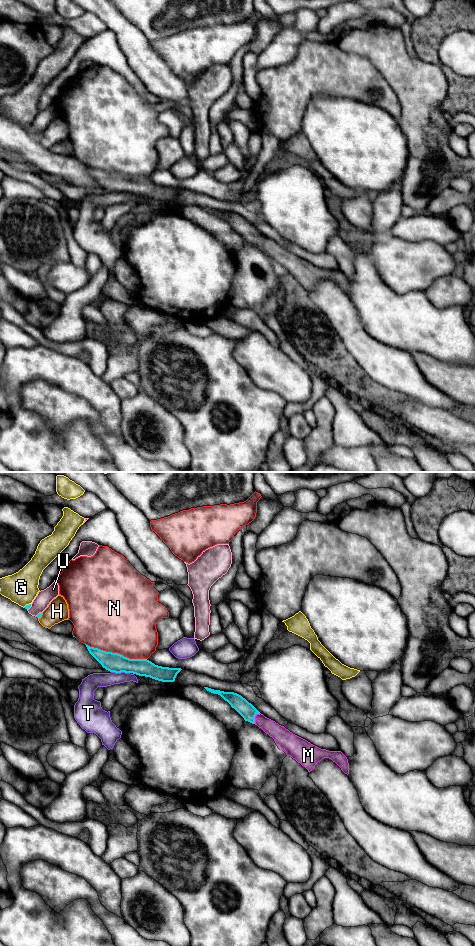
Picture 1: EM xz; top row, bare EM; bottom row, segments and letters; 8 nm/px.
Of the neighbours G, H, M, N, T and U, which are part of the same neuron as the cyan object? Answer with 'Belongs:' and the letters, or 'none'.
Belongs: M

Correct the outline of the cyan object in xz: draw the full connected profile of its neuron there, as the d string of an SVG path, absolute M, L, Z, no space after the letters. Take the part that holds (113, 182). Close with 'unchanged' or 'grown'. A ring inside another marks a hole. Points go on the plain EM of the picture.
M88 165L86 167L102 187L110 192L133 193L162 202L174 202L177 194L182 190L158 186L147 179L129 179L118 173L106 172Z; unchanged

